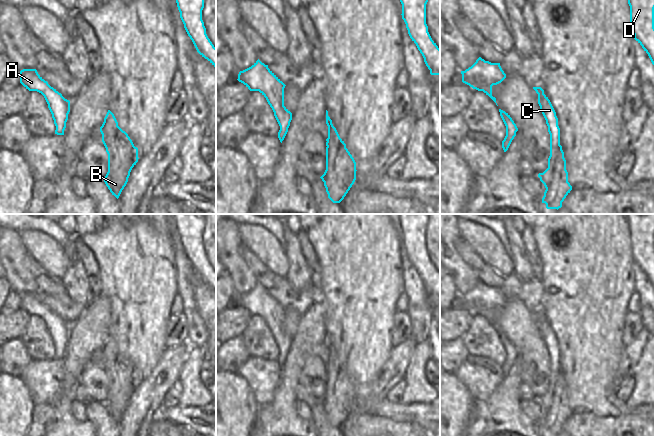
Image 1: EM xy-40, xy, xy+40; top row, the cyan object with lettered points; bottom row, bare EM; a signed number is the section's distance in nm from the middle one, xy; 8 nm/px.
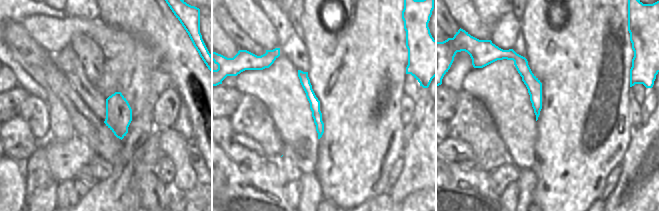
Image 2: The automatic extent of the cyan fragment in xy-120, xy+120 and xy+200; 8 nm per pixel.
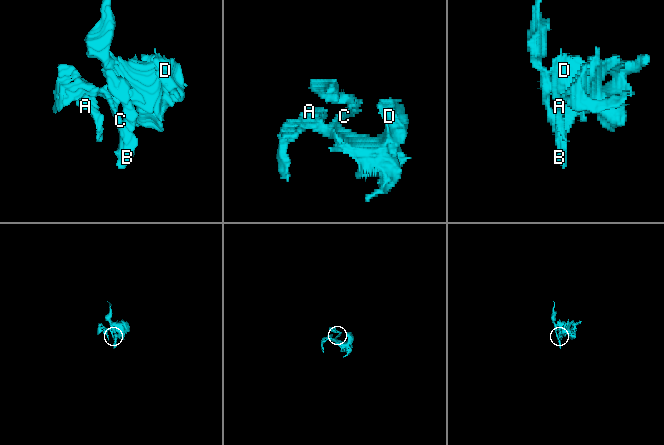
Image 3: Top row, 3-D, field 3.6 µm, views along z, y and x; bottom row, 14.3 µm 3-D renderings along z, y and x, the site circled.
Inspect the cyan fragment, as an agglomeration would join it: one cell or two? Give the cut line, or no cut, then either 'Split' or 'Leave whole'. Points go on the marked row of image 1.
Split along xy+40 (559, 144), (556, 148), (550, 147). Split

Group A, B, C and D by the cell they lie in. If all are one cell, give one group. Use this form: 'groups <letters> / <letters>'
groups A C D / B

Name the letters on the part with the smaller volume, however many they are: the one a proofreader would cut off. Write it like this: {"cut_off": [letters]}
{"cut_off": ["B"]}

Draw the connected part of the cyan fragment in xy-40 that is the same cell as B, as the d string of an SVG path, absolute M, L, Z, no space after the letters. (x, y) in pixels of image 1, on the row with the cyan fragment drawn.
M108 110L100 127L102 142L108 154L108 172L104 182L112 195L119 198L128 182L132 168L138 162L138 148L119 126L114 114Z

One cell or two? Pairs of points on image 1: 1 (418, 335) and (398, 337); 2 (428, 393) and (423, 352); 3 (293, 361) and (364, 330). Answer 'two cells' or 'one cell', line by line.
1: two cells
2: one cell
3: two cells

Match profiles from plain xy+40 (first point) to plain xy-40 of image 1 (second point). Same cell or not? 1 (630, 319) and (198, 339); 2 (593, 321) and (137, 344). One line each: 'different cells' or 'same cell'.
1: different cells
2: same cell

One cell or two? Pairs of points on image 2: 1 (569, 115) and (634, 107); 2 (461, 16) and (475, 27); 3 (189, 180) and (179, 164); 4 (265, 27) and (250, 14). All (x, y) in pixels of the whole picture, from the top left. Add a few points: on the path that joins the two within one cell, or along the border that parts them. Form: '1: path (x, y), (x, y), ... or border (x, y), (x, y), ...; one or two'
1: border (630, 96), (628, 101), (628, 118), (632, 127); two
2: path (464, 16), (472, 24); one
3: path (185, 176), (182, 168); one
4: path (261, 25), (254, 18); one

